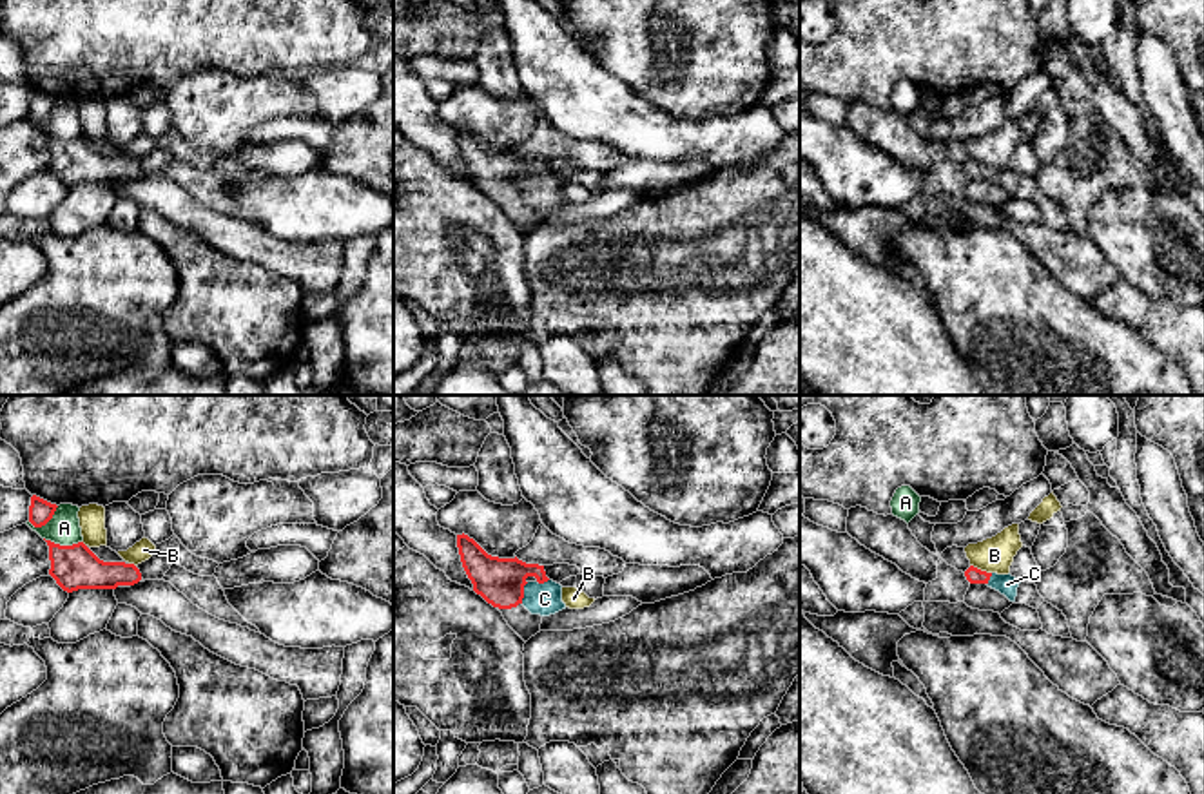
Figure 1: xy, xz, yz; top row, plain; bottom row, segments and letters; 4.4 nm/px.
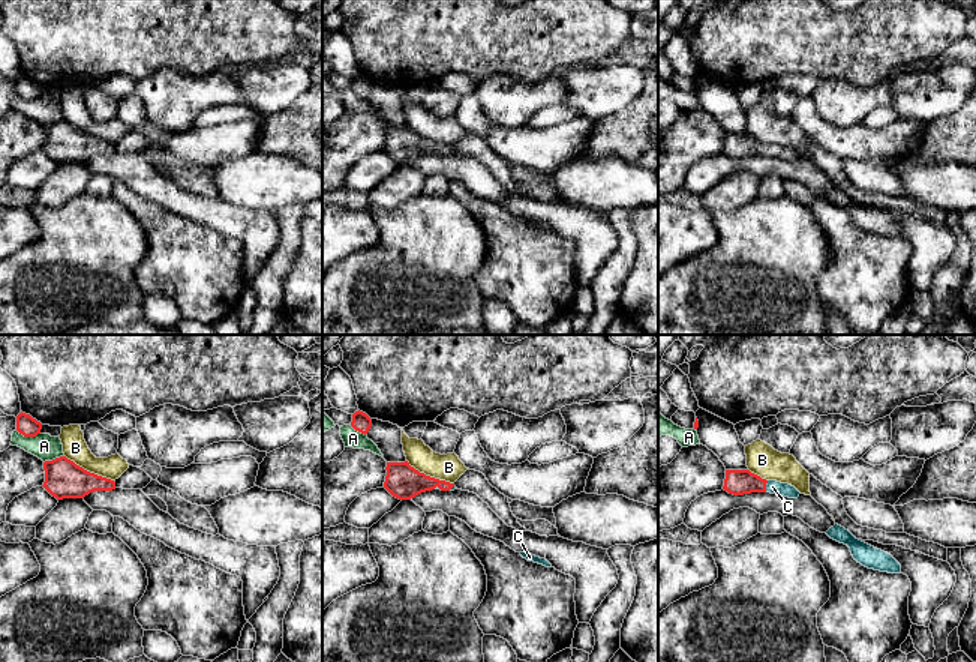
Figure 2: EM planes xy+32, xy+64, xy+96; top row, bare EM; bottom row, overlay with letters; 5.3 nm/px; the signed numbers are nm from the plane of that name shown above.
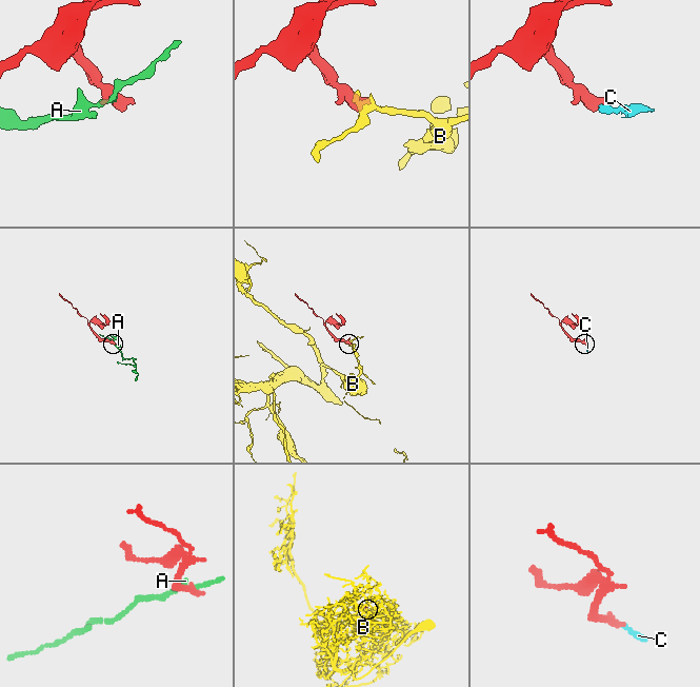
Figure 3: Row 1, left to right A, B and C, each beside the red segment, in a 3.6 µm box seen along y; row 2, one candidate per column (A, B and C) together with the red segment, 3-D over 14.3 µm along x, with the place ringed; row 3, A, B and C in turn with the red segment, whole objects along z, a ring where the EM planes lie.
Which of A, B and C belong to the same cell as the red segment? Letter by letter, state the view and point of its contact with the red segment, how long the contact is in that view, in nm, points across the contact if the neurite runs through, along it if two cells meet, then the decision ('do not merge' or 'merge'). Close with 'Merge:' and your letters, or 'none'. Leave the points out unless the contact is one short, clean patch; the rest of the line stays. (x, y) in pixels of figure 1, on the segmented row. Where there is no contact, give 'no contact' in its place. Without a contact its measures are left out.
A: meets red in xy at (62, 546); contact 170 nm long; border along xy (44, 537), (60, 544), (80, 542); do not merge
B: meets red in yz at (980, 570); contact 100 nm long; border along yz (970, 564), (990, 573); do not merge
C: meets red in xz at (523, 593); contact 100 nm long; runs through xz (501, 582), (523, 593), (544, 599); merge
Merge: C

